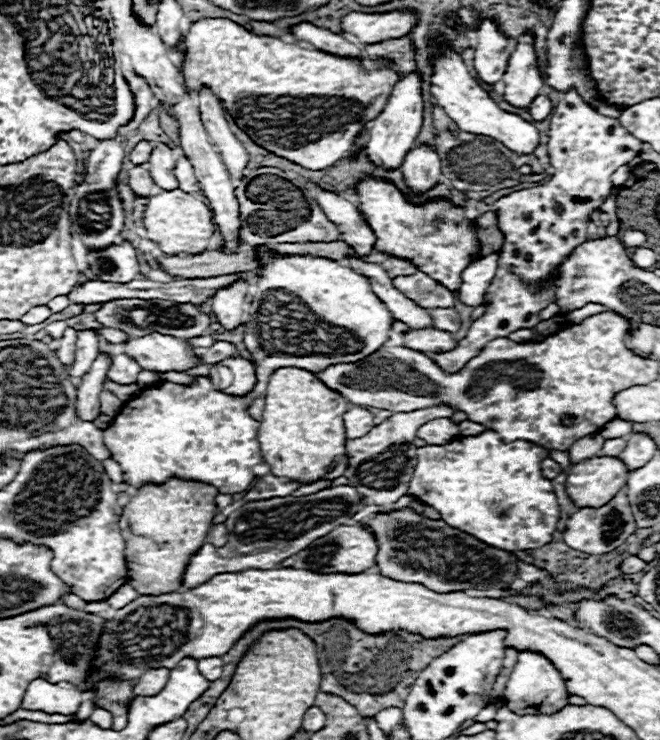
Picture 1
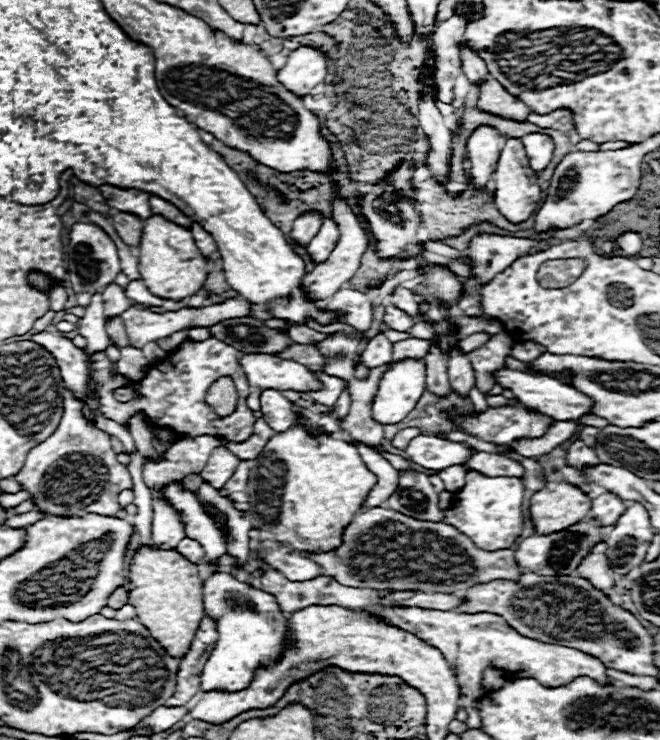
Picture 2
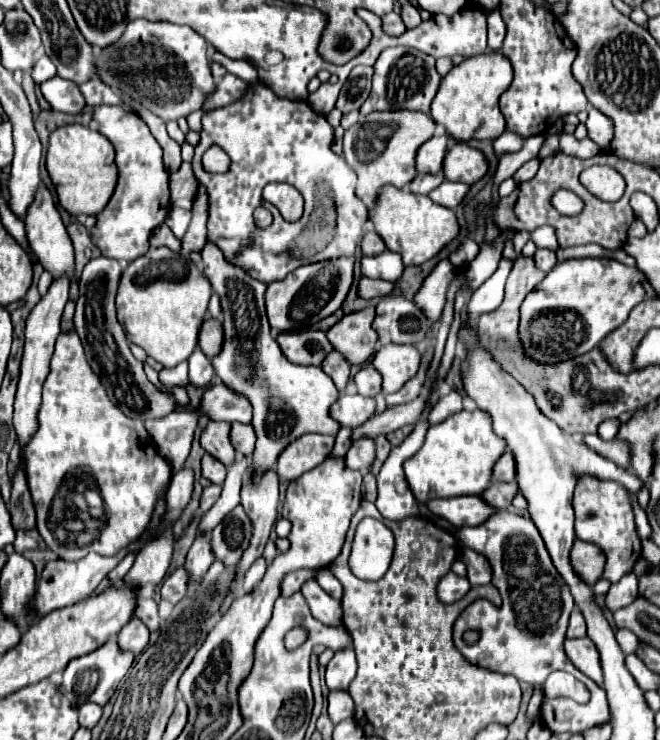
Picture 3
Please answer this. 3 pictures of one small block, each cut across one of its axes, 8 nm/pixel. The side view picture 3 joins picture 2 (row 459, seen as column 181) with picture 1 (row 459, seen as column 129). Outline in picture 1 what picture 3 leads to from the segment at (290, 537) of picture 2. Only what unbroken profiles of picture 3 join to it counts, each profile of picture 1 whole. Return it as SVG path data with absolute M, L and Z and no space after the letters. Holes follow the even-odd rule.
M278 368L272 372L266 392L266 408L262 414L258 442L270 470L280 478L314 482L326 474L344 456L344 424L342 416L348 400L326 388L314 372L302 368Z

